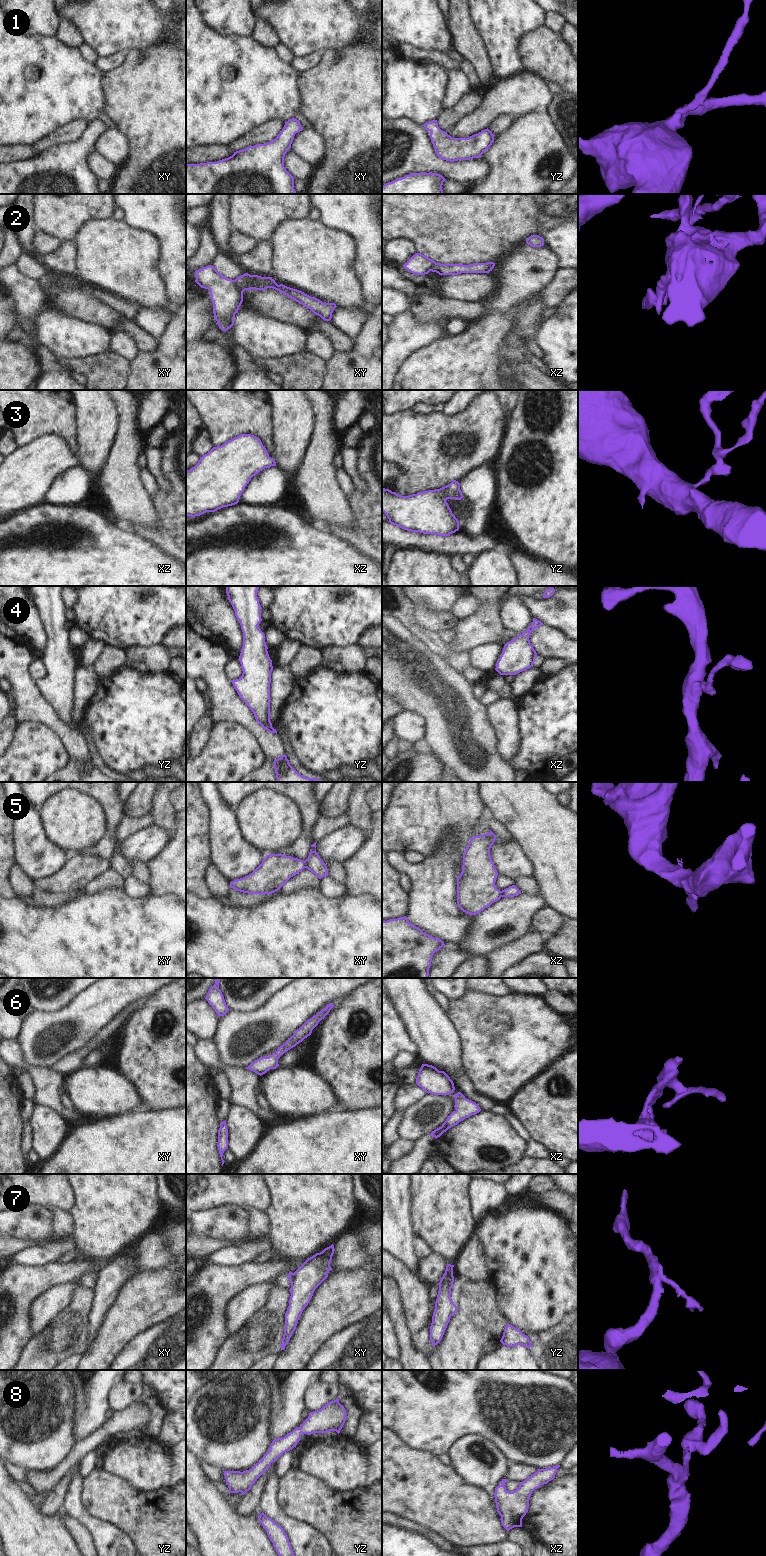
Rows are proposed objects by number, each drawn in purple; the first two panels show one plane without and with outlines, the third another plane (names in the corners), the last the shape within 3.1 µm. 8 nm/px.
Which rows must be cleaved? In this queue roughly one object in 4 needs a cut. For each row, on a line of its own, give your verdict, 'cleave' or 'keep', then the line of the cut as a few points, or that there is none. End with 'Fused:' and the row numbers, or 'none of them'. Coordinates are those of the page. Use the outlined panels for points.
1: keep; cut none
2: cleave; cut xy (233, 280), (242, 295)
3: keep; cut none
4: keep; cut none
5: cleave; cut xy (304, 861), (305, 867)
6: keep; cut none
7: cleave; cut yz (444, 1273), (450, 1288)
8: keep; cut none
Fused: 2, 5, 7

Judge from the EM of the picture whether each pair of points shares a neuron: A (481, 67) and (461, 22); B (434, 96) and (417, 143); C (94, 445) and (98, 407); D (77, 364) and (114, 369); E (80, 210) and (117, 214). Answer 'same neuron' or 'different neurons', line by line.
A: same neuron
B: different neurons
C: same neuron
D: same neuron
E: different neurons

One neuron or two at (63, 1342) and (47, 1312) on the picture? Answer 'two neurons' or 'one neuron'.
two neurons

